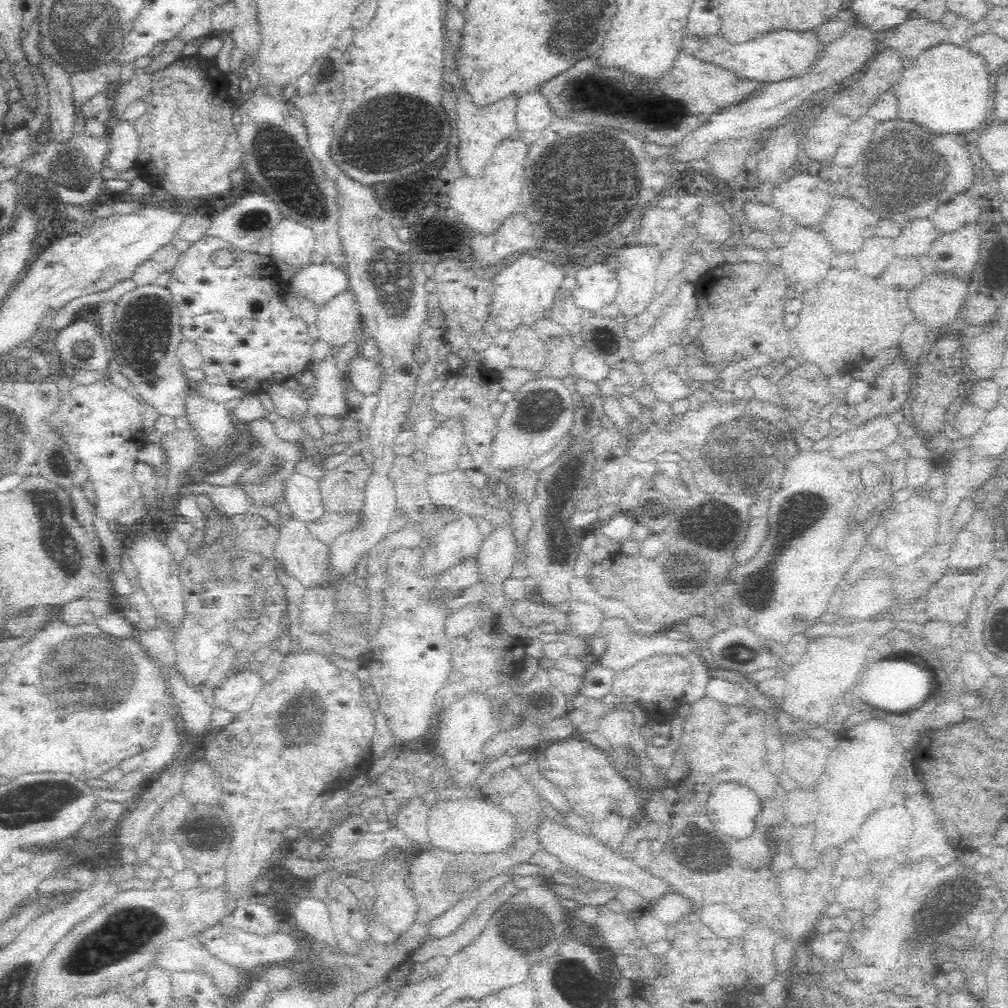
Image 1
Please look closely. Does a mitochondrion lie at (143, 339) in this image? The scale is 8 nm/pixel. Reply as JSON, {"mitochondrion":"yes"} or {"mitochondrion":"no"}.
{"mitochondrion":"yes"}

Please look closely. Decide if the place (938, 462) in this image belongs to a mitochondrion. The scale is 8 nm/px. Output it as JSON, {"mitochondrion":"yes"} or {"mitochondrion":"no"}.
{"mitochondrion":"no"}

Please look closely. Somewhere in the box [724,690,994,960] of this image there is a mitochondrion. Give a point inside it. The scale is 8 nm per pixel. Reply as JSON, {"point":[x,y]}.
{"point":[941,902]}

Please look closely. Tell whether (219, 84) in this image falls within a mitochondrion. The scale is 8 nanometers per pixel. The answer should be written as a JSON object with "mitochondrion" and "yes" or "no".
{"mitochondrion":"no"}

